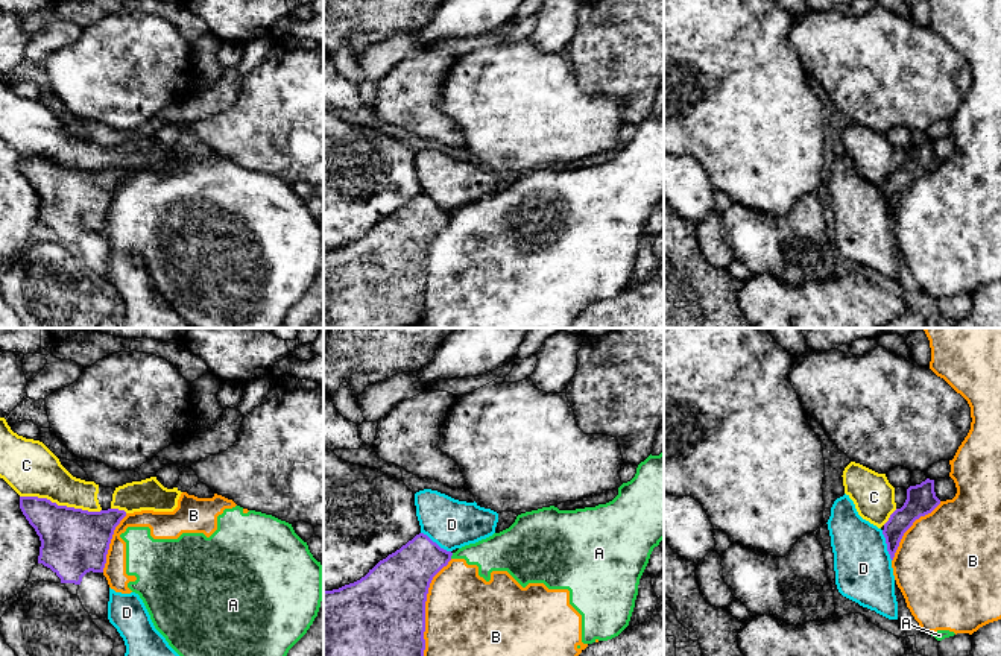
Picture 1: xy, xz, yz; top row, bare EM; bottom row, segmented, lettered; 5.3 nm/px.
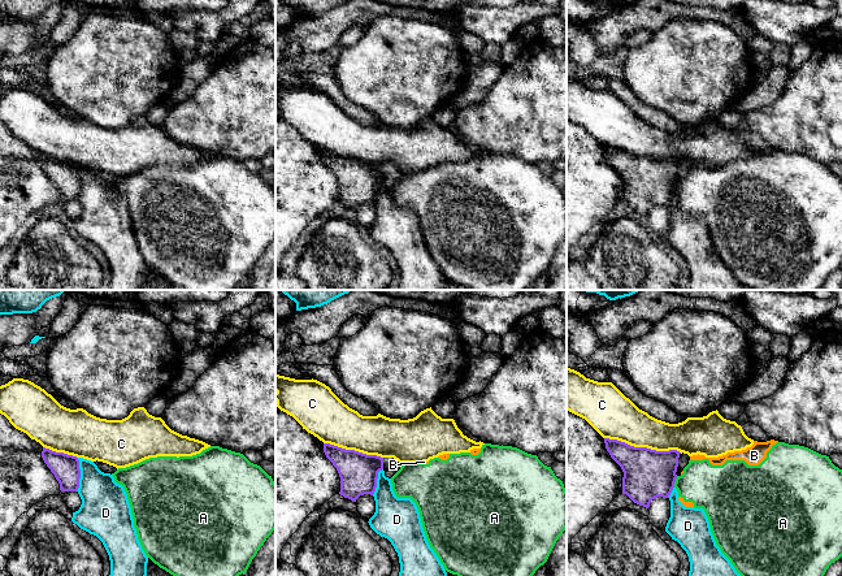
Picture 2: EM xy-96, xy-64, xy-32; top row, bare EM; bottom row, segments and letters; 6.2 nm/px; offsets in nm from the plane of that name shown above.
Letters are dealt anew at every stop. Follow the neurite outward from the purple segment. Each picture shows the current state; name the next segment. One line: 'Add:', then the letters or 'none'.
Add: none

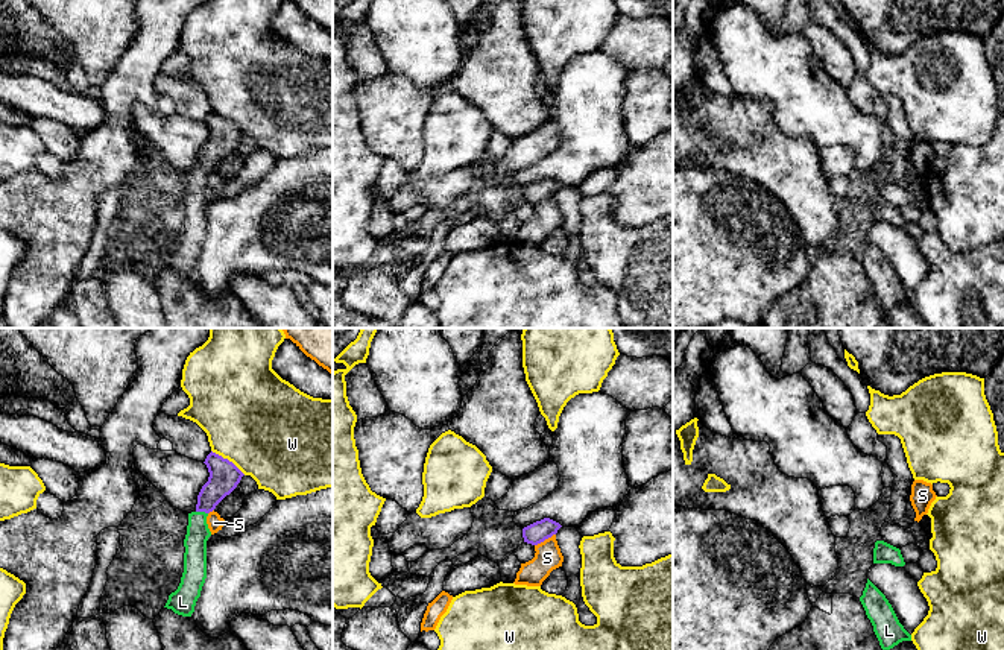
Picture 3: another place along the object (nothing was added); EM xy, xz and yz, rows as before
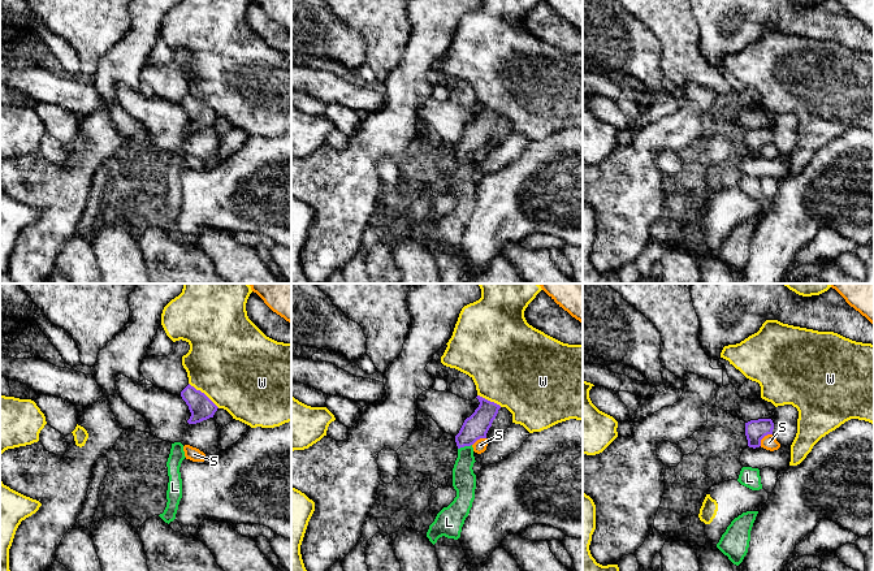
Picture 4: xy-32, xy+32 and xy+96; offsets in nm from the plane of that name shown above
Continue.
Add: L

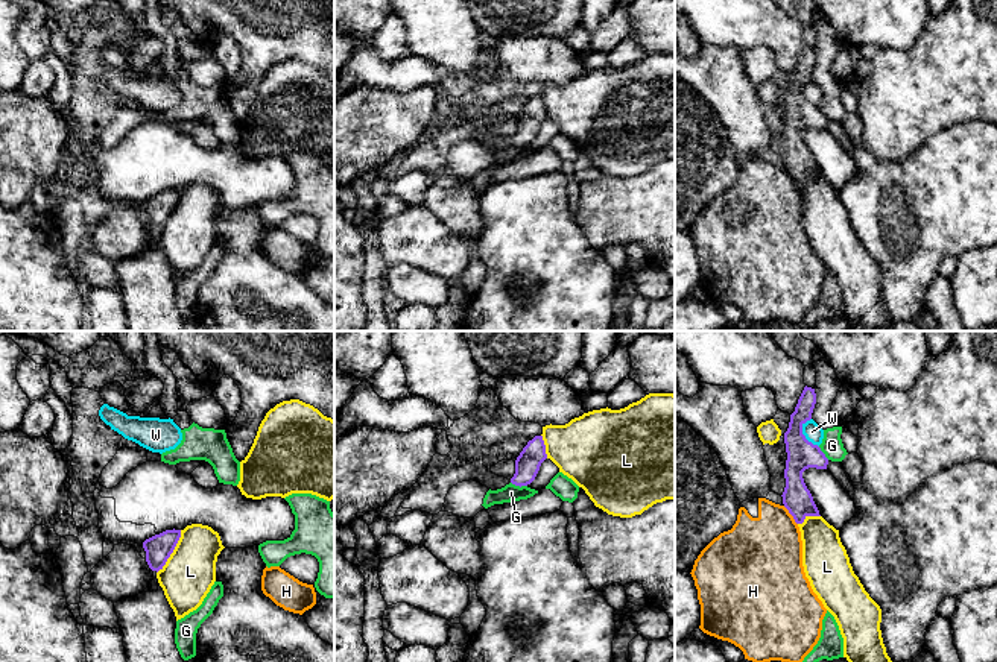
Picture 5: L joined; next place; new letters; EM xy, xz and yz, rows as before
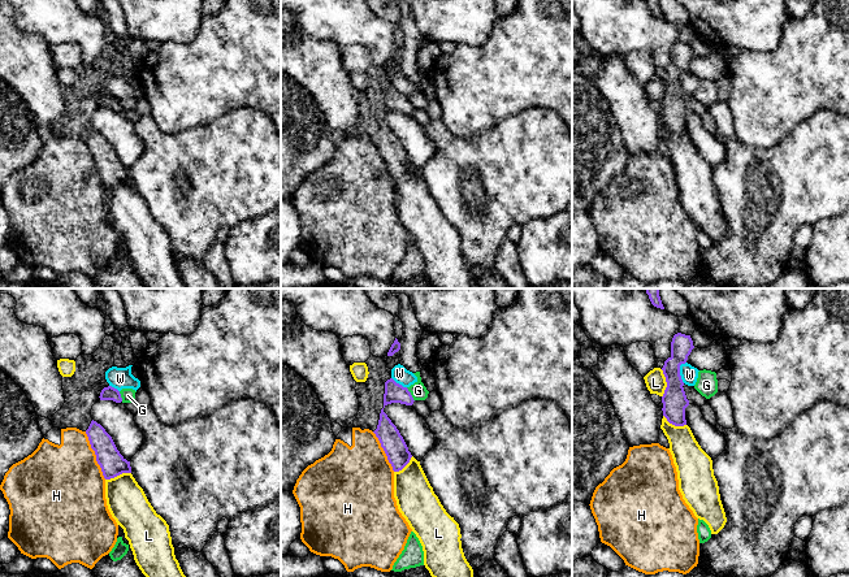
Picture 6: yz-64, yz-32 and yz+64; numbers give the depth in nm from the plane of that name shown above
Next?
Add: none

